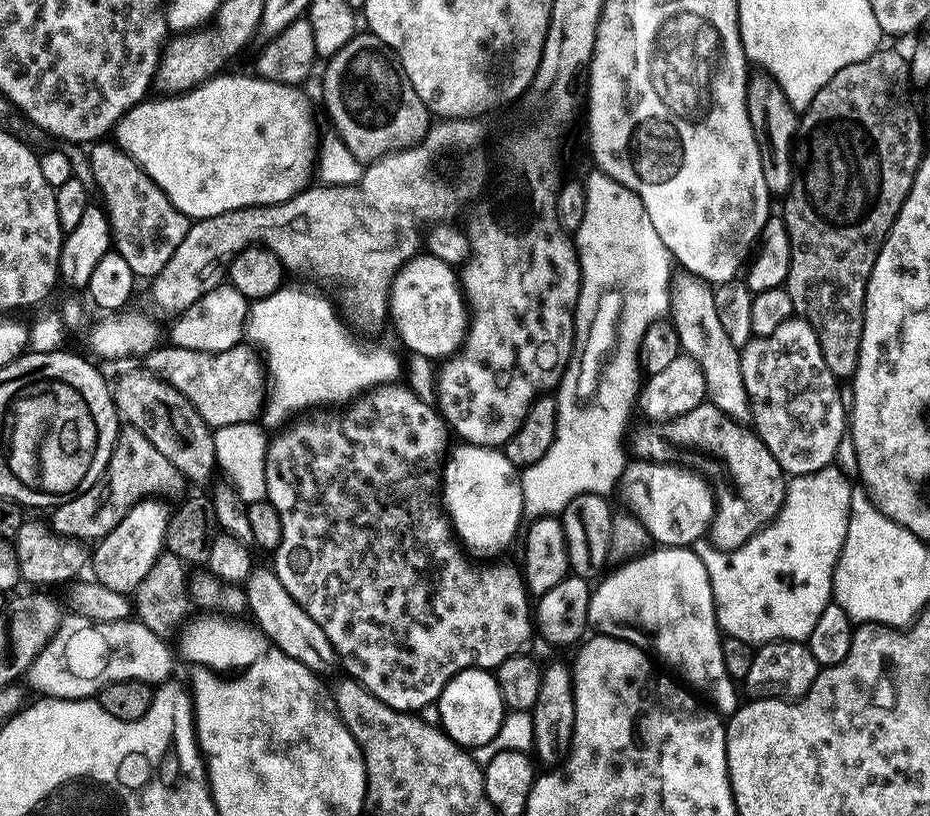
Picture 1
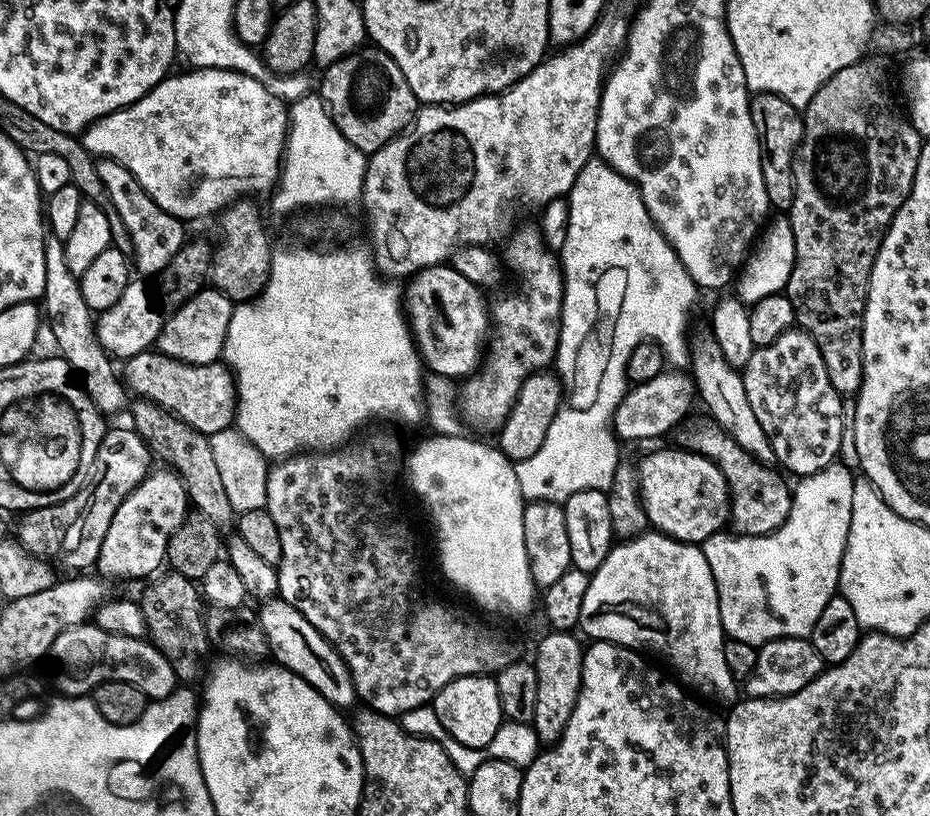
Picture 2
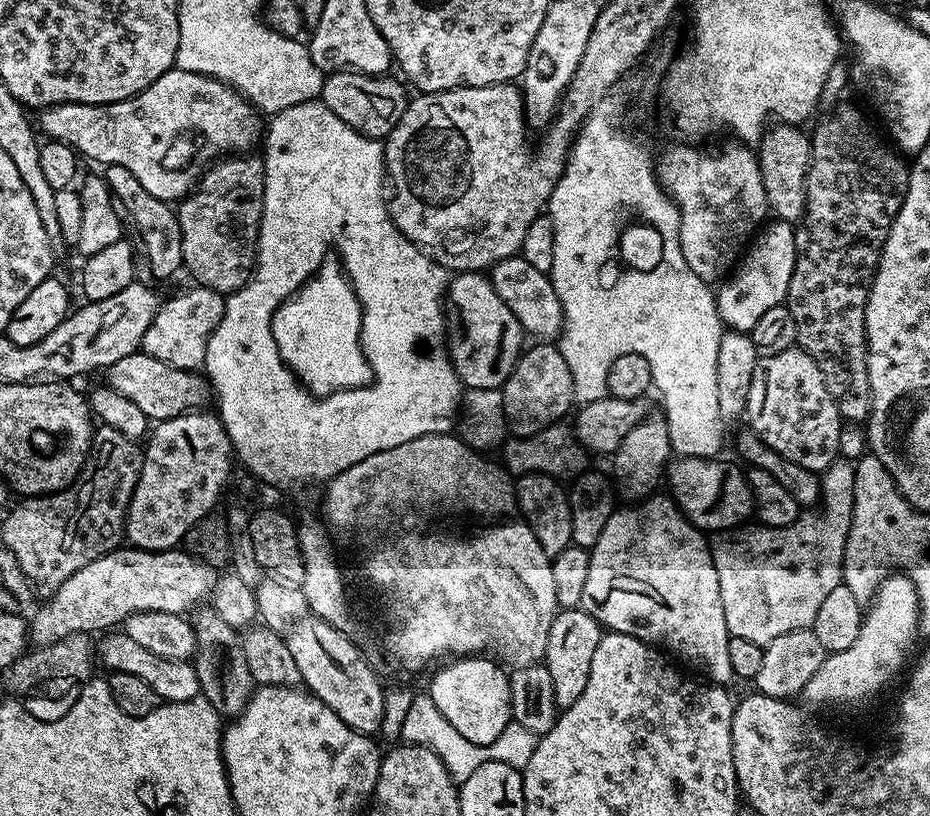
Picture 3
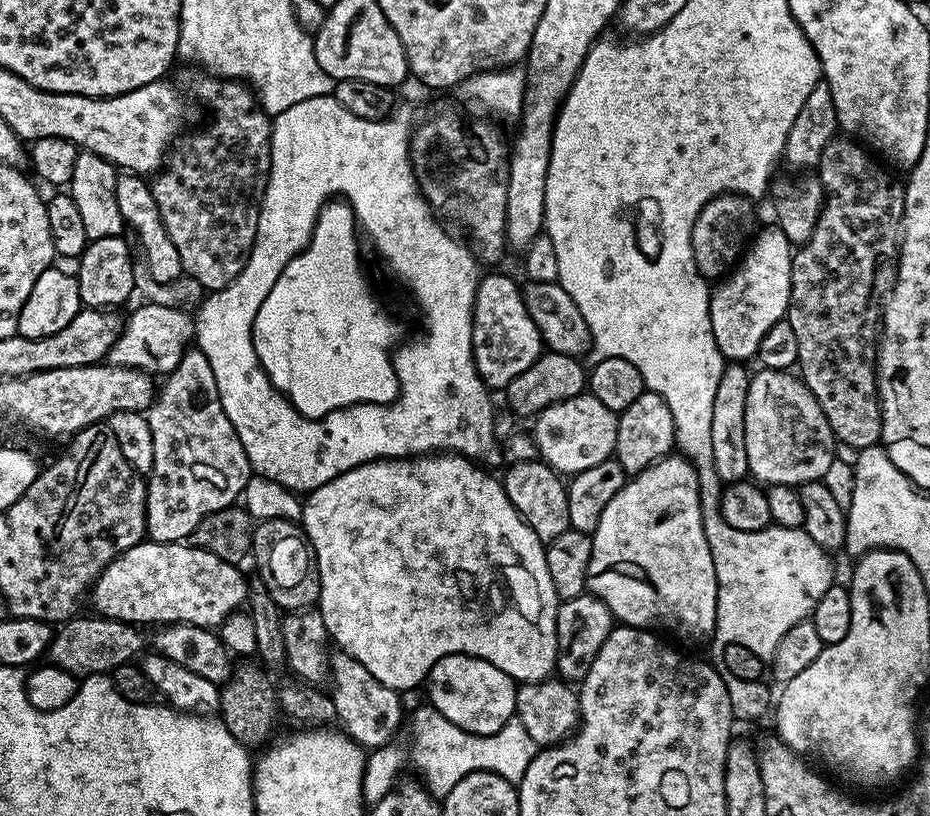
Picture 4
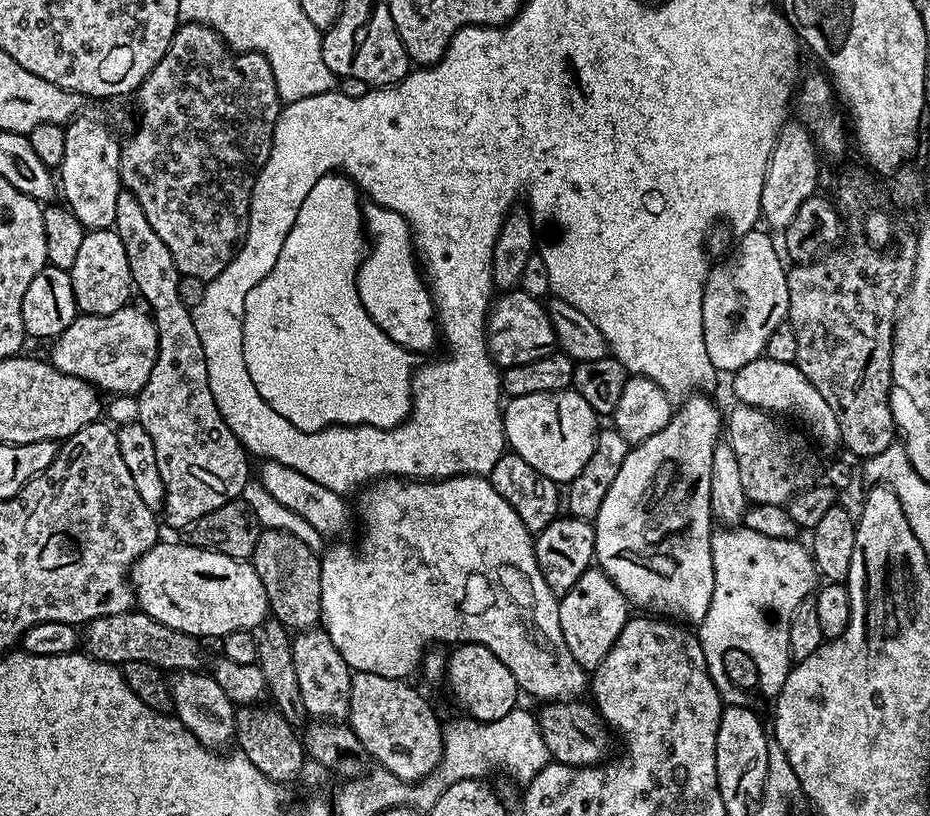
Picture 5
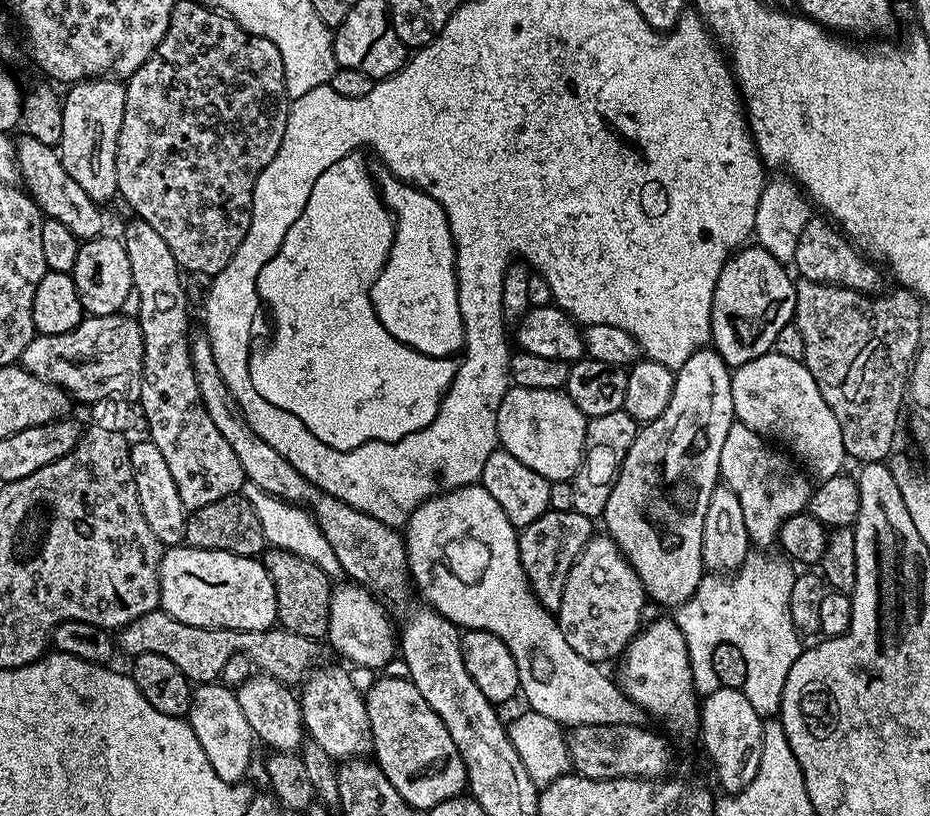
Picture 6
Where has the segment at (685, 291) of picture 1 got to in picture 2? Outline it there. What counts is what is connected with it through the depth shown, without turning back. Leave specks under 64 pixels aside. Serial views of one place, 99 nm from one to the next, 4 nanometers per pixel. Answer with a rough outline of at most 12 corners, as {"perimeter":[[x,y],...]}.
{"perimeter":[[711,334],[690,344],[690,371],[711,419],[769,466],[776,455],[743,375]]}

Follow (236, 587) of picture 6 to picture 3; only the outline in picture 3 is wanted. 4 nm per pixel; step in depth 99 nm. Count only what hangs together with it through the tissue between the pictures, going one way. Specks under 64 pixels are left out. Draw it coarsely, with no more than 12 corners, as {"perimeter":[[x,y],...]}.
{"perimeter":[[121,546],[30,616],[31,643],[191,613],[217,573],[183,550]]}

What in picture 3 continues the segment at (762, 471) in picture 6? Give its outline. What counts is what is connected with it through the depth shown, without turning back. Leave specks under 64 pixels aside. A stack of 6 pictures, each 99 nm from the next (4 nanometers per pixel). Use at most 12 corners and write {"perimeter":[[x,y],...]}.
{"perimeter":[[797,346],[760,356],[747,427],[817,474],[838,459],[840,411]]}

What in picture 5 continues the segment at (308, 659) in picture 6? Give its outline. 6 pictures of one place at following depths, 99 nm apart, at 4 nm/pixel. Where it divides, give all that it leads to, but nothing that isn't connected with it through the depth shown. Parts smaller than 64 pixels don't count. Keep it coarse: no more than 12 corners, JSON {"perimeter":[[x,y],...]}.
{"perimeter":[[133,610],[89,620],[87,655],[203,669],[201,637]]}

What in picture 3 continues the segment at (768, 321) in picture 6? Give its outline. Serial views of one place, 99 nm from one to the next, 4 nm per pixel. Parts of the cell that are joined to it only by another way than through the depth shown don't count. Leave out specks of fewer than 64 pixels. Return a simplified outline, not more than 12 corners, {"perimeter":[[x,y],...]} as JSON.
{"perimeter":[[773,219],[719,285],[725,329],[787,301],[796,228]]}

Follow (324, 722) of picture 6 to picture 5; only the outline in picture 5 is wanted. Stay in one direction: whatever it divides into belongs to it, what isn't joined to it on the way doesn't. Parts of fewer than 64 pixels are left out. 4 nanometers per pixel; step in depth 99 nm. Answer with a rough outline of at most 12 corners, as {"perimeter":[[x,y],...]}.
{"perimeter":[[328,632],[299,633],[294,672],[308,714],[342,720],[352,671]]}

